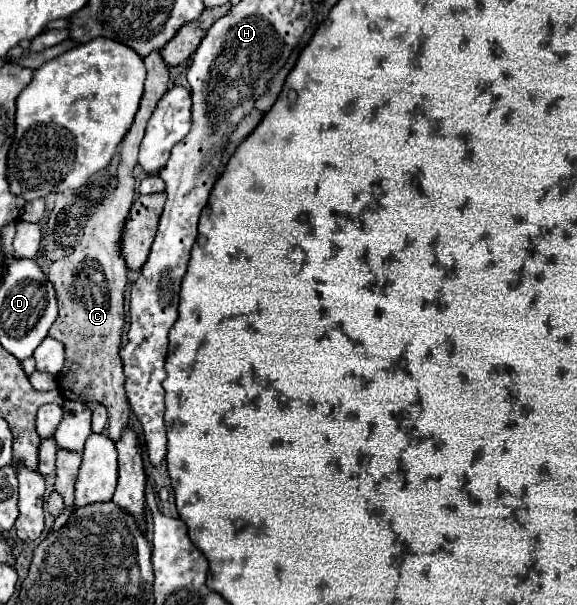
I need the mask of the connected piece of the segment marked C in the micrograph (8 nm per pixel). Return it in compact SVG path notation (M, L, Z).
M159 52L149 54L149 58L145 58L145 68L147 78L141 106L135 114L131 130L121 142L119 186L107 200L101 202L93 218L87 222L85 234L75 252L67 258L53 262L47 272L47 280L55 288L59 306L59 316L53 322L49 336L65 346L65 366L57 374L57 386L67 400L97 400L99 404L103 404L109 414L111 440L117 440L121 436L121 430L127 426L129 420L129 404L123 388L125 374L119 358L121 330L125 322L123 292L127 284L127 268L119 252L121 224L125 224L125 214L131 210L131 204L135 200L135 180L131 172L137 164L137 152L145 134L147 120L151 118L157 102L165 94L169 82L169 68L161 60Z

